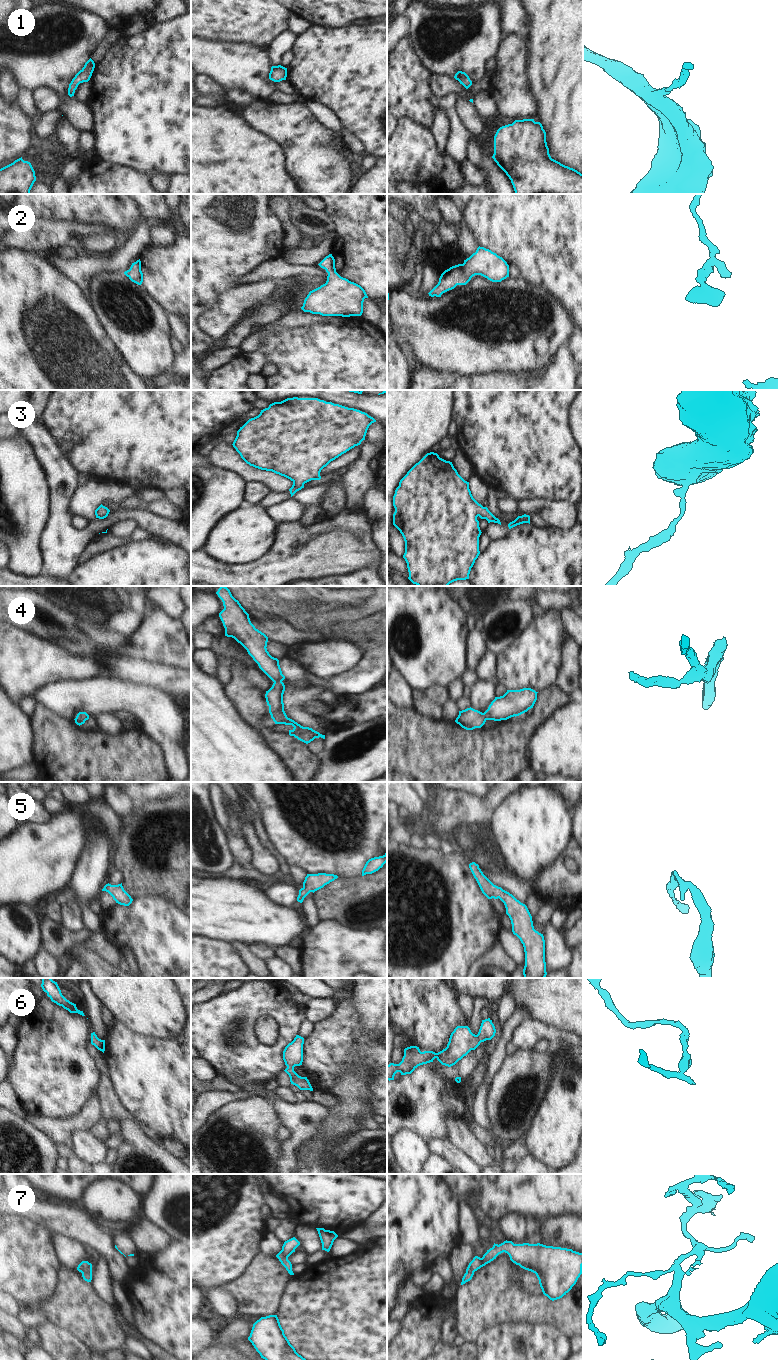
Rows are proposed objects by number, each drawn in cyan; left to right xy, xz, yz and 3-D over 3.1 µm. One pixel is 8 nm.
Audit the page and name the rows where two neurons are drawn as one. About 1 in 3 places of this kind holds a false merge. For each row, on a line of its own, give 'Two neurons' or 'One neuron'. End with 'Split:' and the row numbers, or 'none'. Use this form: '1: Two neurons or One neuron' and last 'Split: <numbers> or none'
1: One neuron
2: One neuron
3: One neuron
4: One neuron
5: One neuron
6: One neuron
7: Two neurons
Split: 7.

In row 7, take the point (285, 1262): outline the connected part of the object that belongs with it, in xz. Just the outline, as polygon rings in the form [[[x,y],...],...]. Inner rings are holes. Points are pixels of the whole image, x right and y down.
[[[281,1251],[276,1255],[276,1257],[279,1259],[279,1261],[281,1262],[281,1264],[286,1268],[286,1270],[288,1271],[288,1273],[290,1275],[294,1275],[293,1271],[292,1271],[292,1264],[291,1262],[288,1260],[288,1257],[284,1257],[281,1254]]]

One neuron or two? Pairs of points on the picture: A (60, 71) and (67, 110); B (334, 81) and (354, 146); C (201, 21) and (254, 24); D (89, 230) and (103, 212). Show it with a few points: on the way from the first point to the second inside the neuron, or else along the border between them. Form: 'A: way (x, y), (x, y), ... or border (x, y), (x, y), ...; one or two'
A: way (60, 81), (65, 100); one
B: border (342, 127), (359, 141), (364, 150); two
C: way (214, 21), (241, 21); one
D: border (71, 222), (106, 224), (117, 230); two

